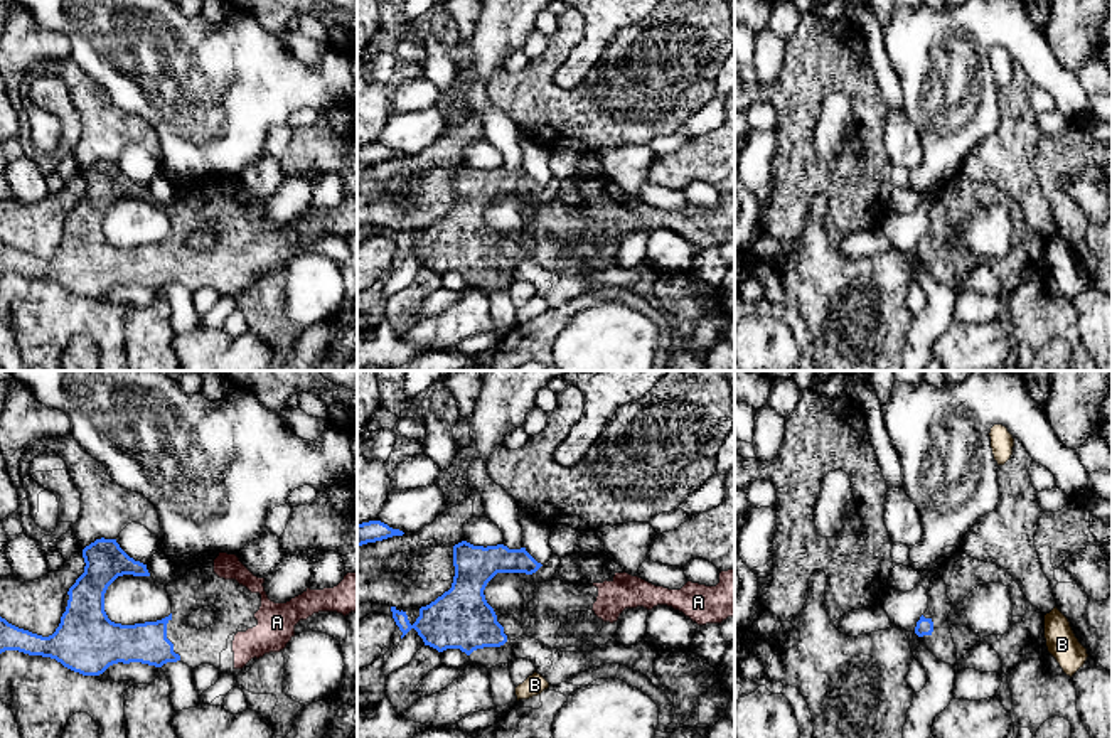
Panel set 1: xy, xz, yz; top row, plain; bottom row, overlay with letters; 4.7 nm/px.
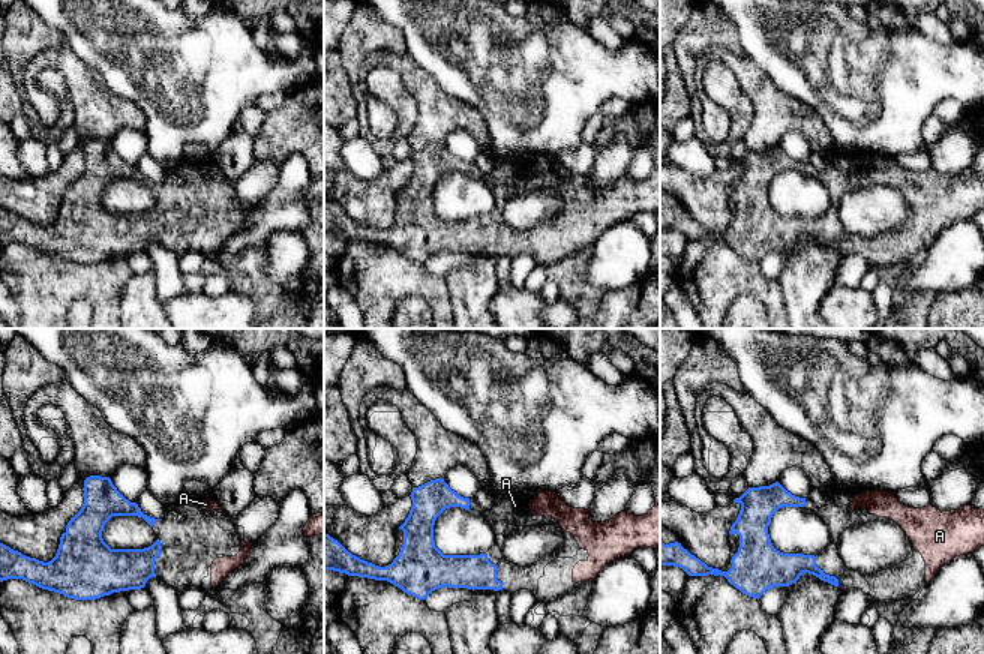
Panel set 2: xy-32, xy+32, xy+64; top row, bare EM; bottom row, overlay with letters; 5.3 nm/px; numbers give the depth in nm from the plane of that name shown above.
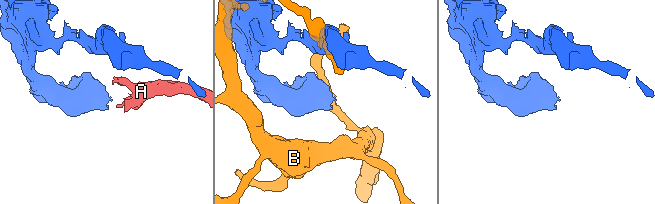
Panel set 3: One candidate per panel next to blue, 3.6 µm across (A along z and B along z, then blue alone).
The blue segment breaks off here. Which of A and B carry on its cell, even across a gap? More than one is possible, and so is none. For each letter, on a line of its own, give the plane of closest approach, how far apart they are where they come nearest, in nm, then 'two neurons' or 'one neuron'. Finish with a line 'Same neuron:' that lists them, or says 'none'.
A: xy | 260 nm | one neuron
B: xz | 200 nm | two neurons
Same neuron: A

